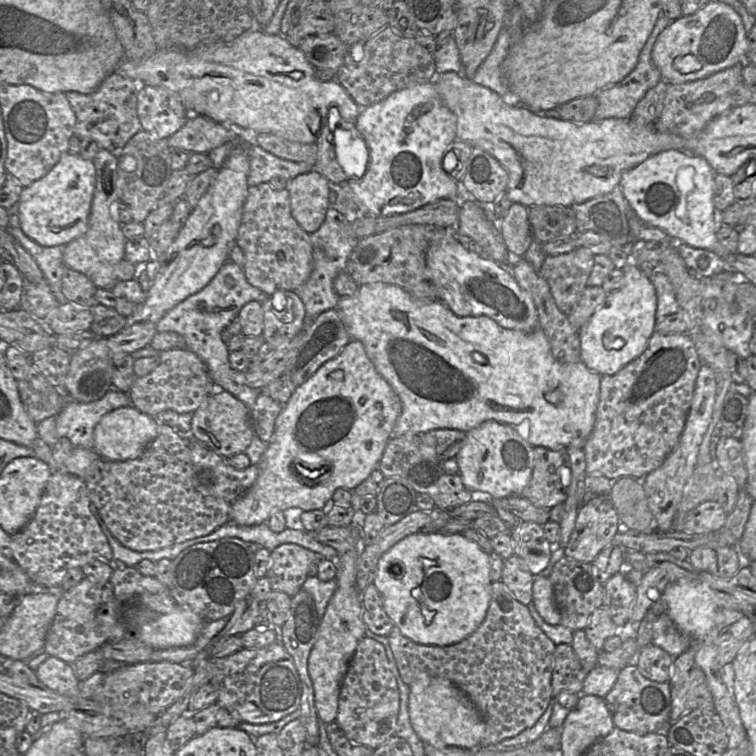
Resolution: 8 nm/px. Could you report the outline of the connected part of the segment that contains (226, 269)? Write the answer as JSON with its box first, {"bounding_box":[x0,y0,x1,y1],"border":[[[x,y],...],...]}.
{"bounding_box":[156,260,268,409],"border":[[[229,260],[220,267],[203,289],[169,310],[156,323],[156,330],[157,333],[175,332],[183,336],[187,349],[206,364],[215,388],[231,393],[251,409],[260,391],[245,384],[244,371],[236,371],[231,367],[230,351],[221,339],[221,332],[246,303],[250,301],[263,303],[268,297],[247,281],[242,267]]]}

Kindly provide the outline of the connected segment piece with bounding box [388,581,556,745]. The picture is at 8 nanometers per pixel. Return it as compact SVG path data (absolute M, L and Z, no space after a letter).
M502 581L492 583L485 620L464 640L449 646L423 645L404 636L396 625L388 639L404 683L410 685L419 675L445 678L470 698L486 724L482 745L496 745L532 727L552 699L551 679L556 644L538 627L528 606L519 602Z

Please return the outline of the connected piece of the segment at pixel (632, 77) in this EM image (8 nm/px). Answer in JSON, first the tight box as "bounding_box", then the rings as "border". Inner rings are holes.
{"bounding_box":[593,15,674,120],"border":[[[660,15],[648,40],[640,52],[638,63],[634,70],[623,80],[615,83],[612,87],[605,87],[596,95],[593,95],[598,102],[593,120],[630,118],[638,102],[651,88],[655,87],[662,80],[660,71],[652,60],[652,49],[660,33],[673,21],[674,20],[671,20],[666,16]]]}

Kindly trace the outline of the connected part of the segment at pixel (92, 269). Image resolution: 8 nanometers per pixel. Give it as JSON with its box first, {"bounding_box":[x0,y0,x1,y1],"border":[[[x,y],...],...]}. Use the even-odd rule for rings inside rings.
{"bounding_box":[63,148,127,290],"border":[[[104,148],[96,153],[93,163],[96,169],[96,186],[90,209],[87,231],[64,245],[63,262],[65,267],[86,275],[97,288],[112,290],[117,279],[114,276],[115,265],[124,259],[127,238],[121,230],[121,223],[114,220],[110,207],[118,201],[117,164],[118,159]]]}

